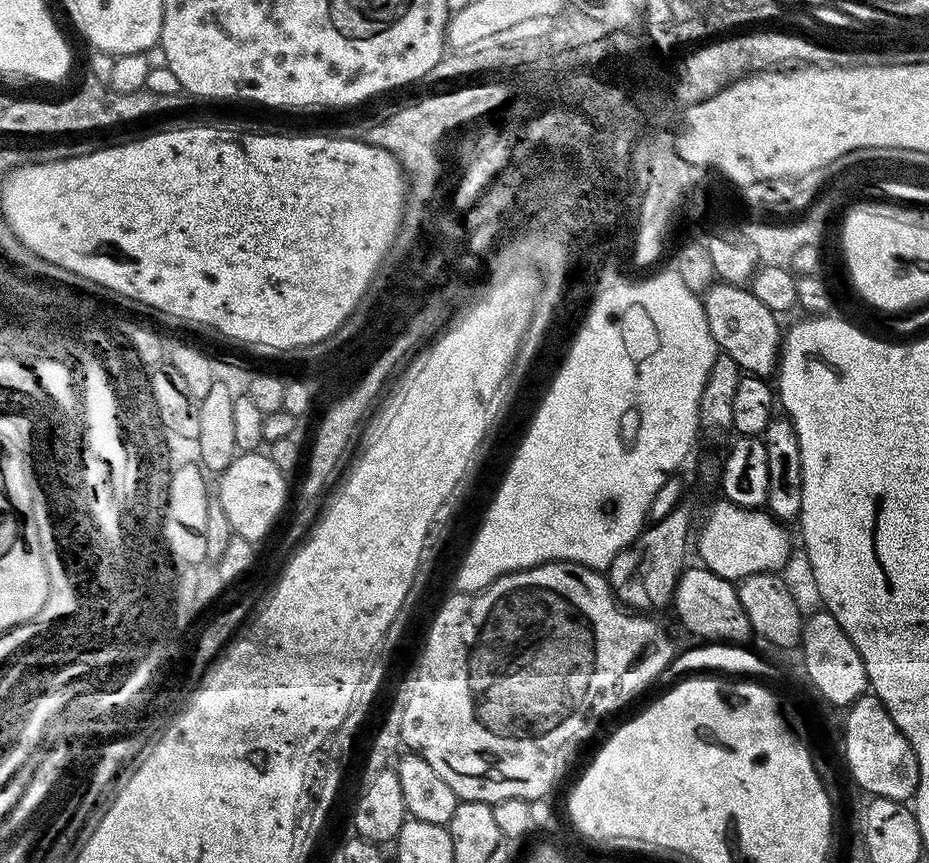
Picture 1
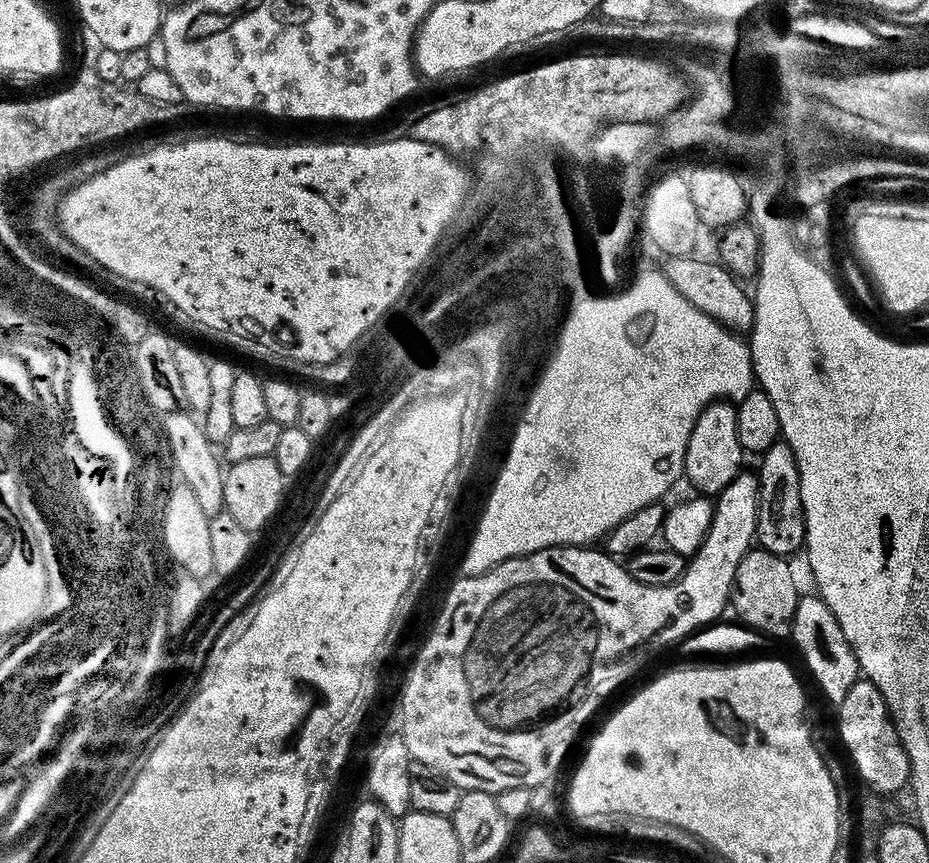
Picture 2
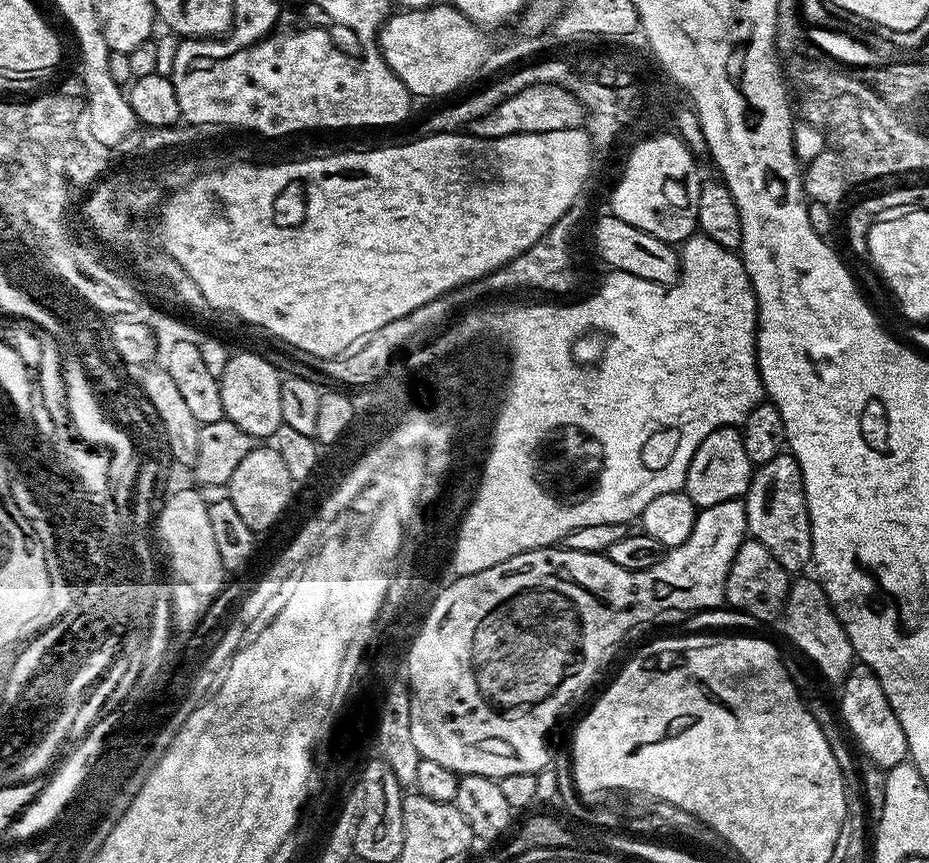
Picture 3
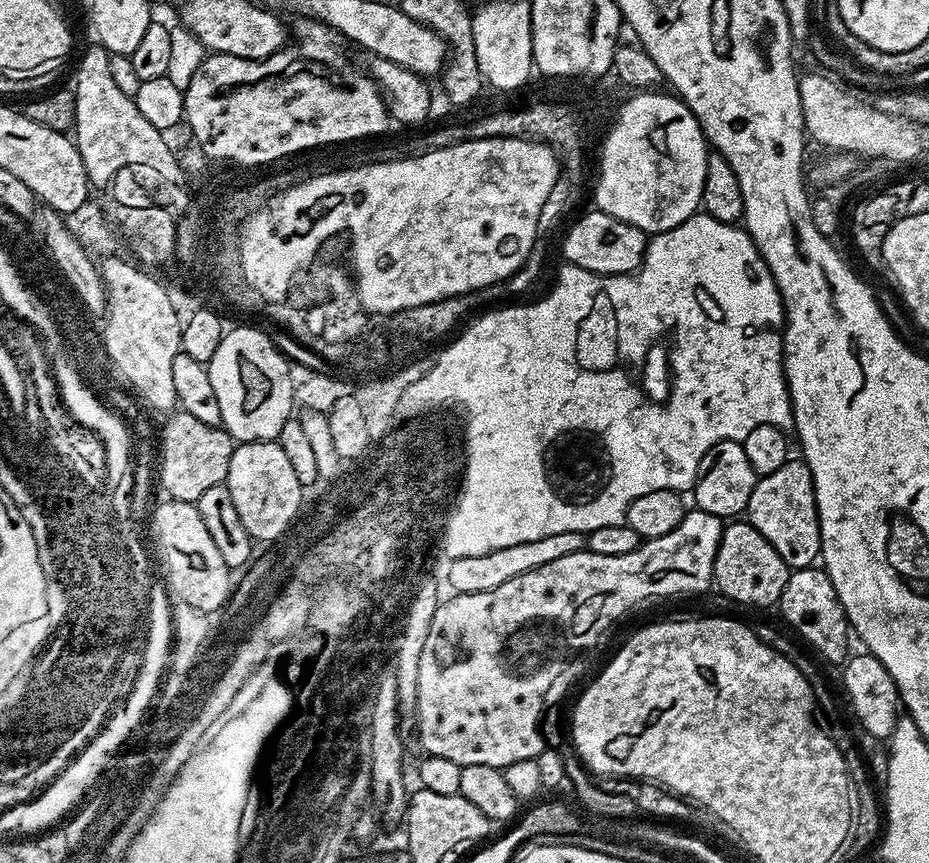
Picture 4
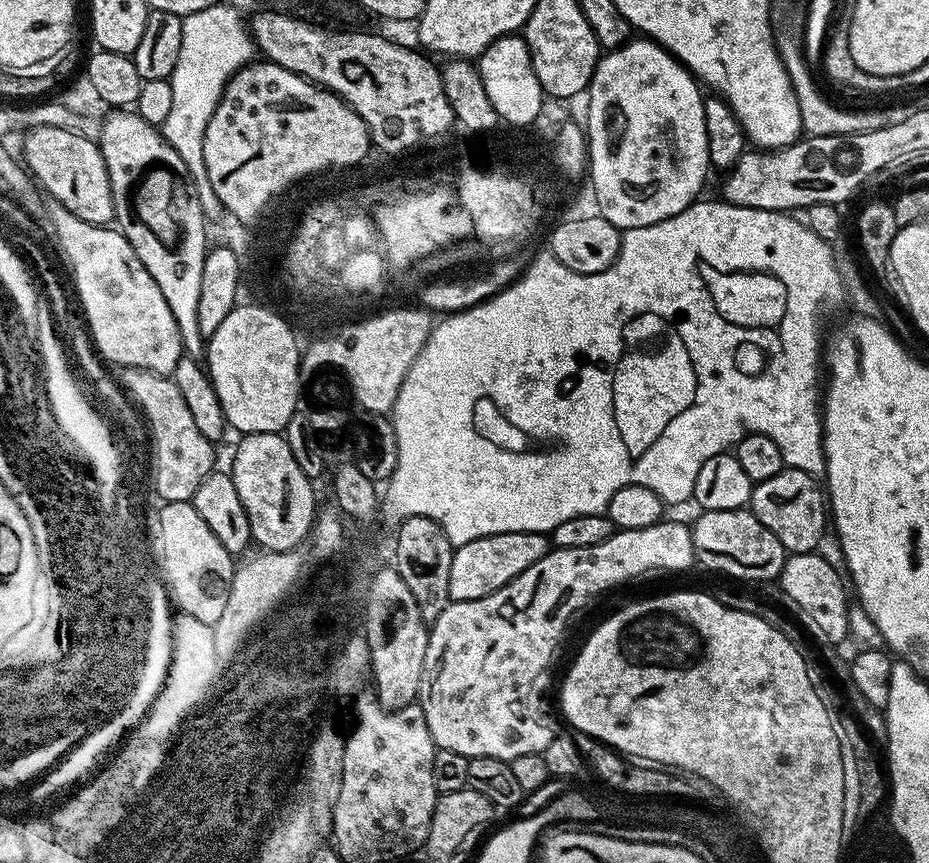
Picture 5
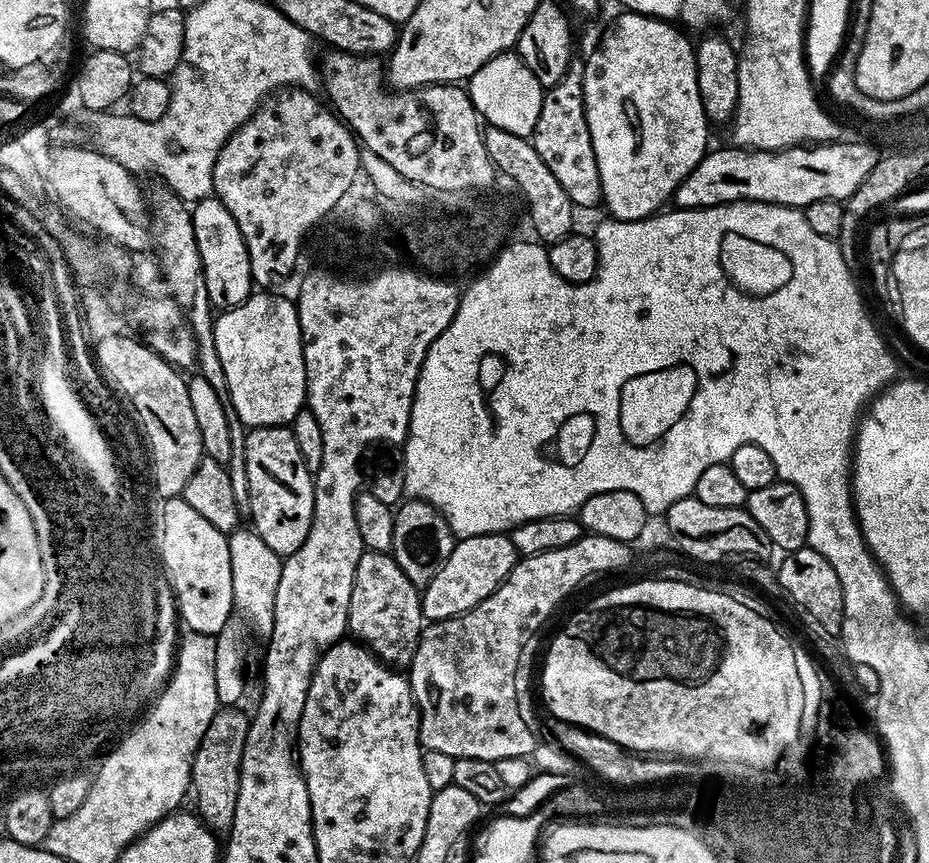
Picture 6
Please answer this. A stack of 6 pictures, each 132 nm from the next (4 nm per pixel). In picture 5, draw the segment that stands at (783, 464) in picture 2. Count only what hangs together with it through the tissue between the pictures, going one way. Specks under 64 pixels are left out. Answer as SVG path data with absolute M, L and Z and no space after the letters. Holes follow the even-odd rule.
M785 467L774 478L759 481L752 489L750 510L782 542L785 553L815 552L821 546L824 527L830 524L830 512L826 507L826 492L821 481L806 474L806 470Z

